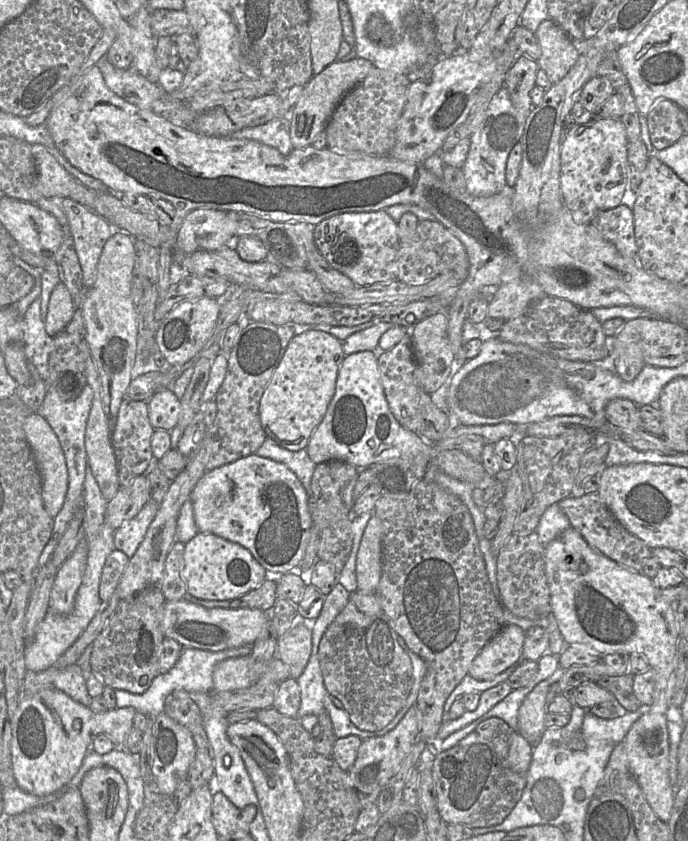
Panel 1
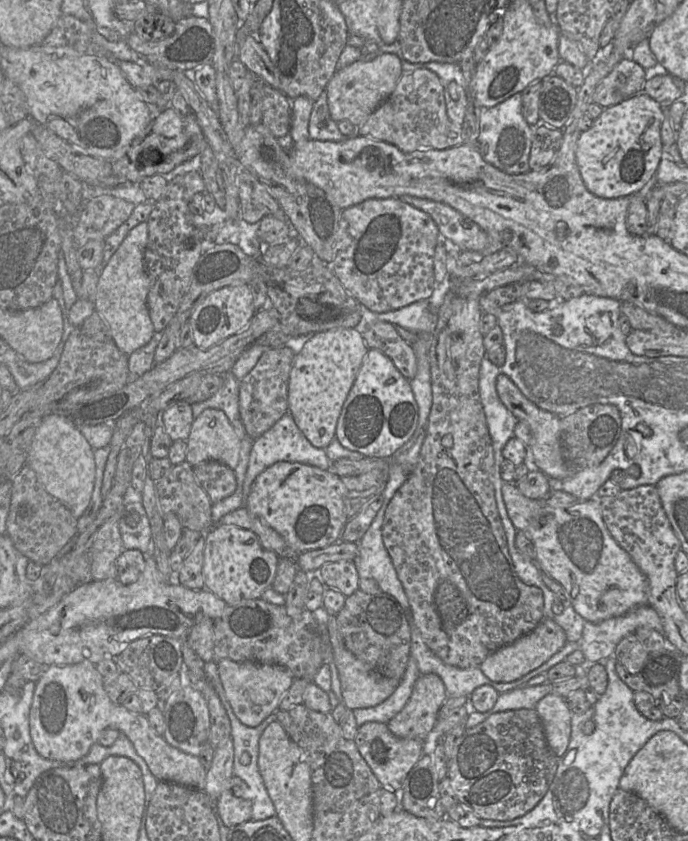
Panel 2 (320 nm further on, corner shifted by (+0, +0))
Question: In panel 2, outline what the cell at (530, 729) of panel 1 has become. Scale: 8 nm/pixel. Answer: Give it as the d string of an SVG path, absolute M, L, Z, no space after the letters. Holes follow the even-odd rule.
M550 693L537 703L535 710L550 749L557 757L562 756L569 744L572 716L563 697Z

